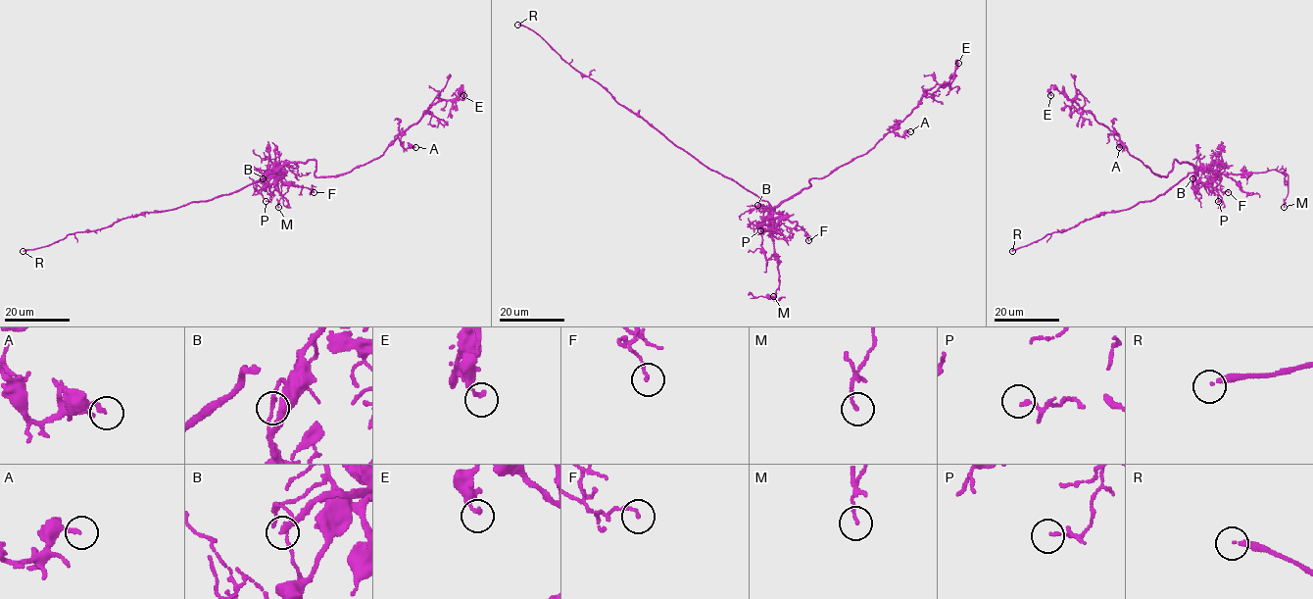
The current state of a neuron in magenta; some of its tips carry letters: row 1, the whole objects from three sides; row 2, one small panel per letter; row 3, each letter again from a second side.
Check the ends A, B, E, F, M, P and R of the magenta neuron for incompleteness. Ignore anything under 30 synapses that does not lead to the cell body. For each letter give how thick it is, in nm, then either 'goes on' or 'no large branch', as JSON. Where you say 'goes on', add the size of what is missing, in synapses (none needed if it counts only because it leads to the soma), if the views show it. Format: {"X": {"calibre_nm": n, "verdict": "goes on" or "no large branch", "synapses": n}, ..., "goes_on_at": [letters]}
{"A": {"calibre_nm": 190, "verdict": "no large branch"}, "B": {"calibre_nm": 120, "verdict": "no large branch"}, "E": {"calibre_nm": 200, "verdict": "no large branch"}, "F": {"calibre_nm": 150, "verdict": "no large branch"}, "M": {"calibre_nm": 120, "verdict": "no large branch"}, "P": {"calibre_nm": 100, "verdict": "no large branch"}, "R": {"calibre_nm": 240, "verdict": "goes on"}, "goes_on_at": ["R"]}

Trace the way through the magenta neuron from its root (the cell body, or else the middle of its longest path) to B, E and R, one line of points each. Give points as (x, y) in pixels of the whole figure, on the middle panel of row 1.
B: (759, 197), (771, 206), (761, 209), (756, 207), (757, 205)
E: (759, 197), (775, 207), (807, 188), (811, 177), (824, 177), (867, 153), (927, 91), (950, 83), (958, 63)
R: (759, 197), (675, 146), (641, 117), (621, 106), (601, 85), (573, 69), (540, 36), (517, 24)

